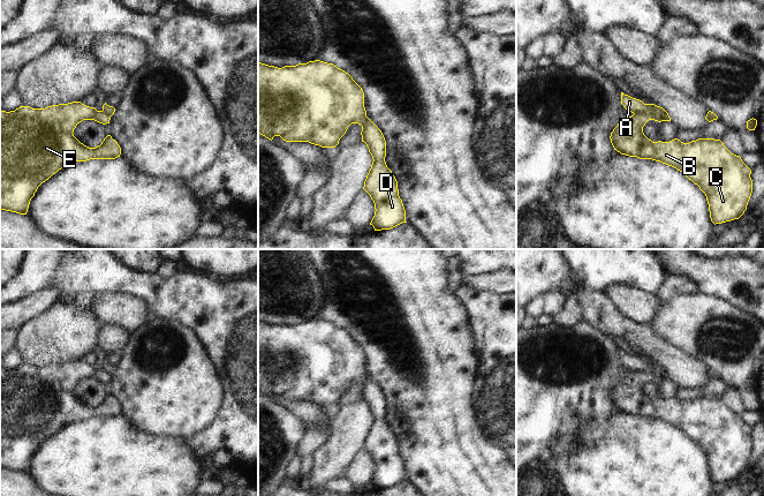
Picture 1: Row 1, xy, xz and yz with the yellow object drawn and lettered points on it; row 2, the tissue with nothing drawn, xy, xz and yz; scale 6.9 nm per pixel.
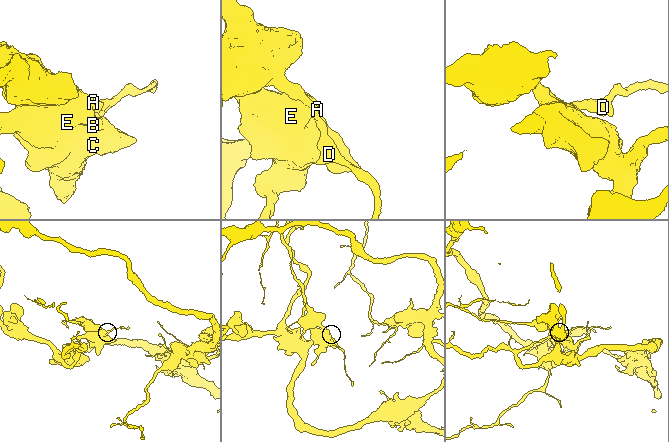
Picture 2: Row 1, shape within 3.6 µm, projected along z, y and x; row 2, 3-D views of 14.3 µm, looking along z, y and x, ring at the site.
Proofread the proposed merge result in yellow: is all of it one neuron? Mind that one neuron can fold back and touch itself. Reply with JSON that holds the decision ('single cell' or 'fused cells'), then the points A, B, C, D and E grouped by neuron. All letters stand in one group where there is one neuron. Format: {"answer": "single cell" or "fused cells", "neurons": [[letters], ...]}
{"answer": "fused cells", "neurons": [["A", "D"], ["B", "C", "E"]]}

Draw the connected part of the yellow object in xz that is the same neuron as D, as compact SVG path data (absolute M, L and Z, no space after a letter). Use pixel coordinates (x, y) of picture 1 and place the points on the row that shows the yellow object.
M368 117L362 125L361 135L373 159L363 187L376 209L370 225L375 231L391 230L407 221L398 181L385 161L386 141L381 130Z

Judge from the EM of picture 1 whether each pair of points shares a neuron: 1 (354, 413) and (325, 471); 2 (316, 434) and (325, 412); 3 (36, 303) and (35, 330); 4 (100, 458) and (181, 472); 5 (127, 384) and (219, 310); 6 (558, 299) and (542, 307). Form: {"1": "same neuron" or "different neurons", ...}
{"1": "same neuron", "2": "same neuron", "3": "different neurons", "4": "same neuron", "5": "different neurons", "6": "same neuron"}

